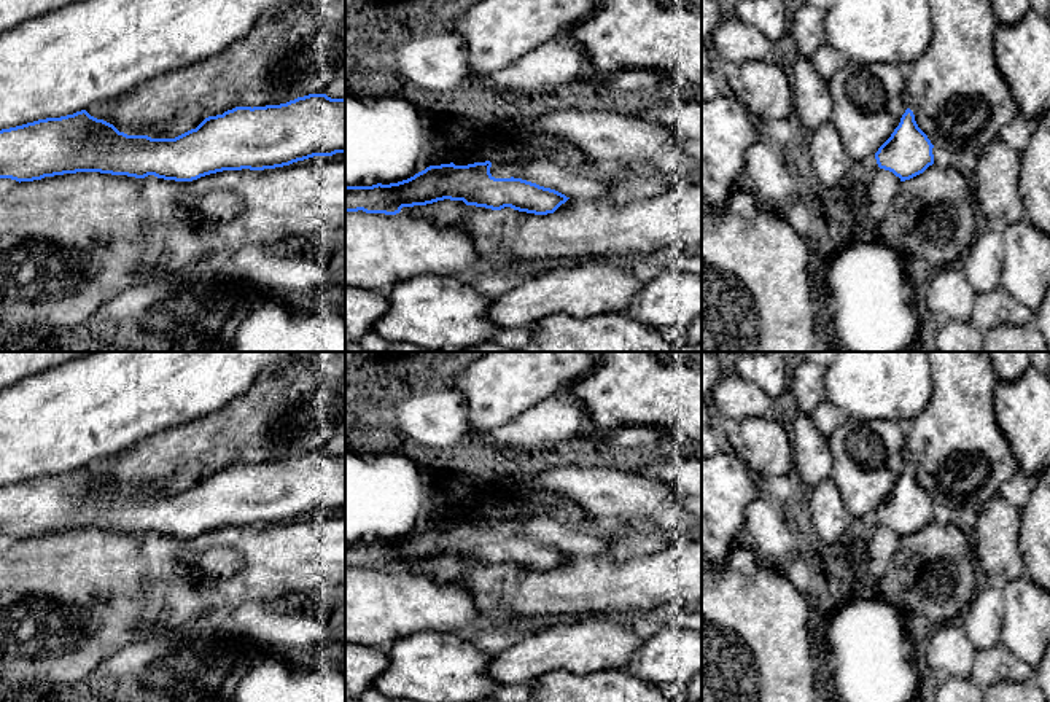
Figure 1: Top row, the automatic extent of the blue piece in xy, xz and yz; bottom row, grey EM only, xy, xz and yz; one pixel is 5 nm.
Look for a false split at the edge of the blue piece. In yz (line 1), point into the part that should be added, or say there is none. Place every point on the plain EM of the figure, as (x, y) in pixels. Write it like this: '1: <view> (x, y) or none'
1: none

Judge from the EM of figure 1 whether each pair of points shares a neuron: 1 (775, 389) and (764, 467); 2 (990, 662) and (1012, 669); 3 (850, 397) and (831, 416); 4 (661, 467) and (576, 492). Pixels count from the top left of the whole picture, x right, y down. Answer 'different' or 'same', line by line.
1: different
2: same
3: different
4: different

